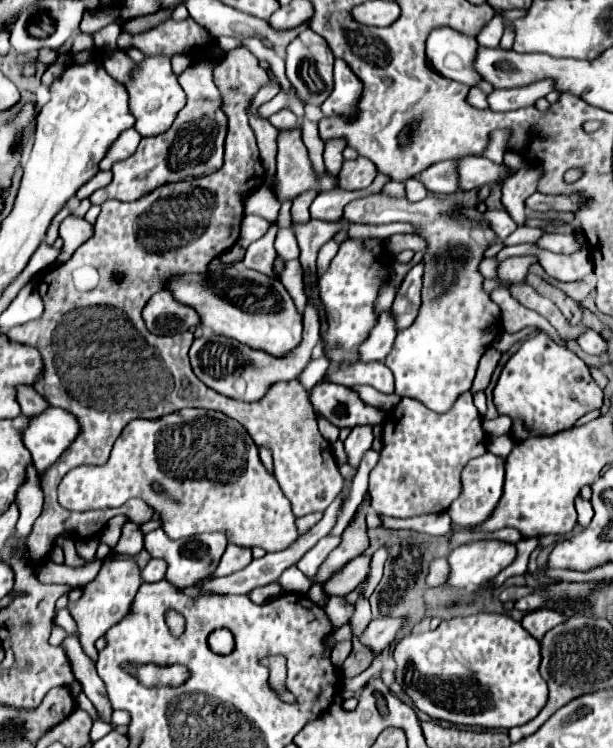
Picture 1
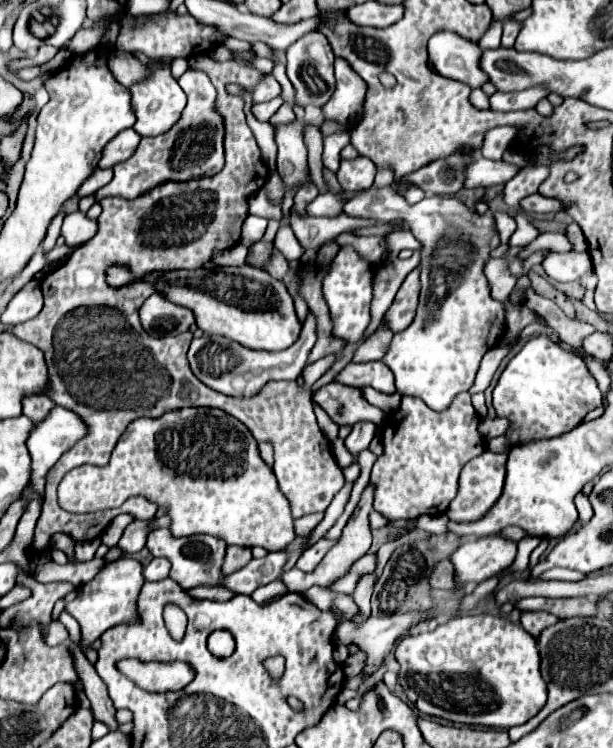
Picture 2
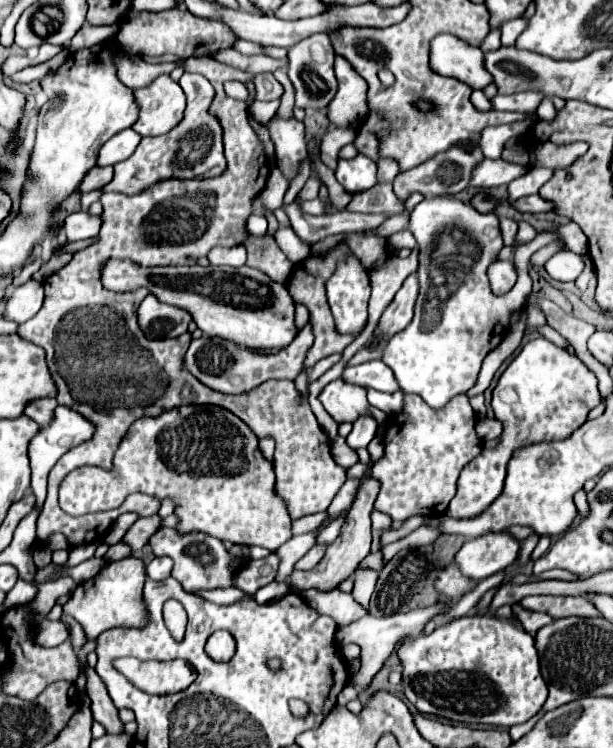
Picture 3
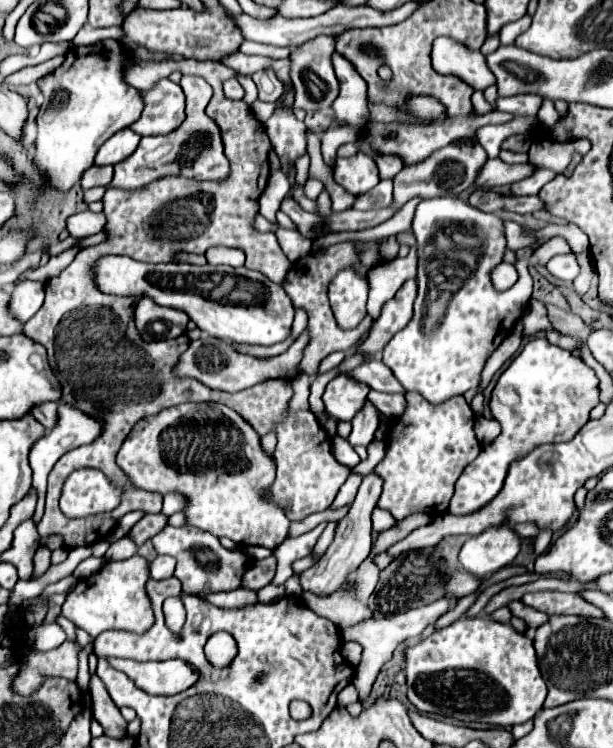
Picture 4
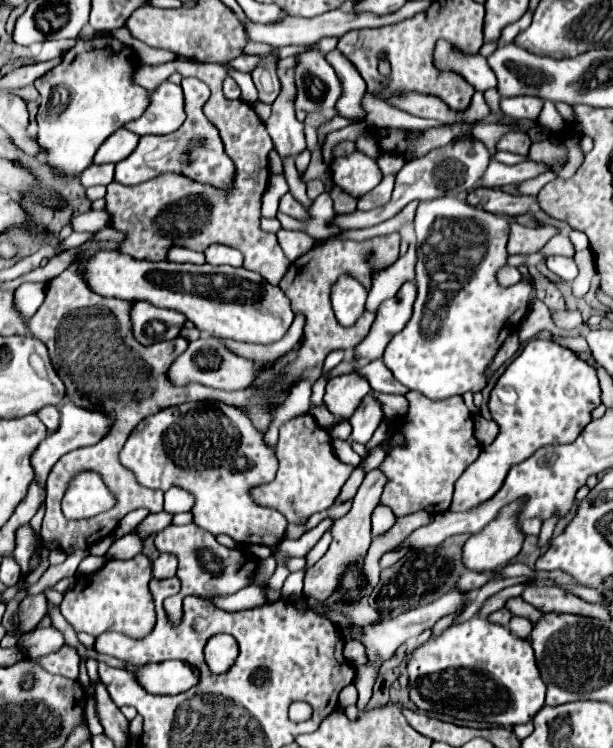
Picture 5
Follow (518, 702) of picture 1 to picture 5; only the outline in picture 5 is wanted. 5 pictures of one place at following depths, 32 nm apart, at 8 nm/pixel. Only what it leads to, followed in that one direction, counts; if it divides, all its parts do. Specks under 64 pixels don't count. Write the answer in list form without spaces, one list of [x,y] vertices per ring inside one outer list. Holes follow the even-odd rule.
[[[478,616],[458,626],[450,626],[438,638],[432,638],[424,646],[416,648],[408,664],[408,678],[410,678],[410,698],[420,710],[442,712],[460,720],[484,718],[486,722],[504,728],[530,722],[536,716],[536,712],[544,706],[544,696],[546,696],[546,684],[540,678],[530,642],[512,636],[506,626],[492,624],[486,618]],[[504,692],[508,696],[506,704],[502,700]],[[498,702],[502,704],[498,706]]]

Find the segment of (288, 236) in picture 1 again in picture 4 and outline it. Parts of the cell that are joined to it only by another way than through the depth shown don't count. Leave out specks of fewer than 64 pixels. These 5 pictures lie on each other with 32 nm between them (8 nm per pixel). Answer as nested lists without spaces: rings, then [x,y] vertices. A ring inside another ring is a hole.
[[[279,227],[275,232],[280,248],[284,250],[284,254],[288,256],[290,262],[296,262],[298,258],[306,256],[306,252],[312,250],[312,240],[310,238],[302,238],[296,230],[286,230]]]

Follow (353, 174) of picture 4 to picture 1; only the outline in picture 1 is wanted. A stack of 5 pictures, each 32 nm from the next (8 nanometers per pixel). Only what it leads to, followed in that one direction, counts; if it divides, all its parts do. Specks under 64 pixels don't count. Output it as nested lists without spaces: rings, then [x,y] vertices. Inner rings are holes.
[[[360,156],[356,160],[346,160],[342,164],[342,170],[338,174],[338,184],[344,190],[362,190],[374,182],[376,174],[378,170],[374,168],[374,162]]]

